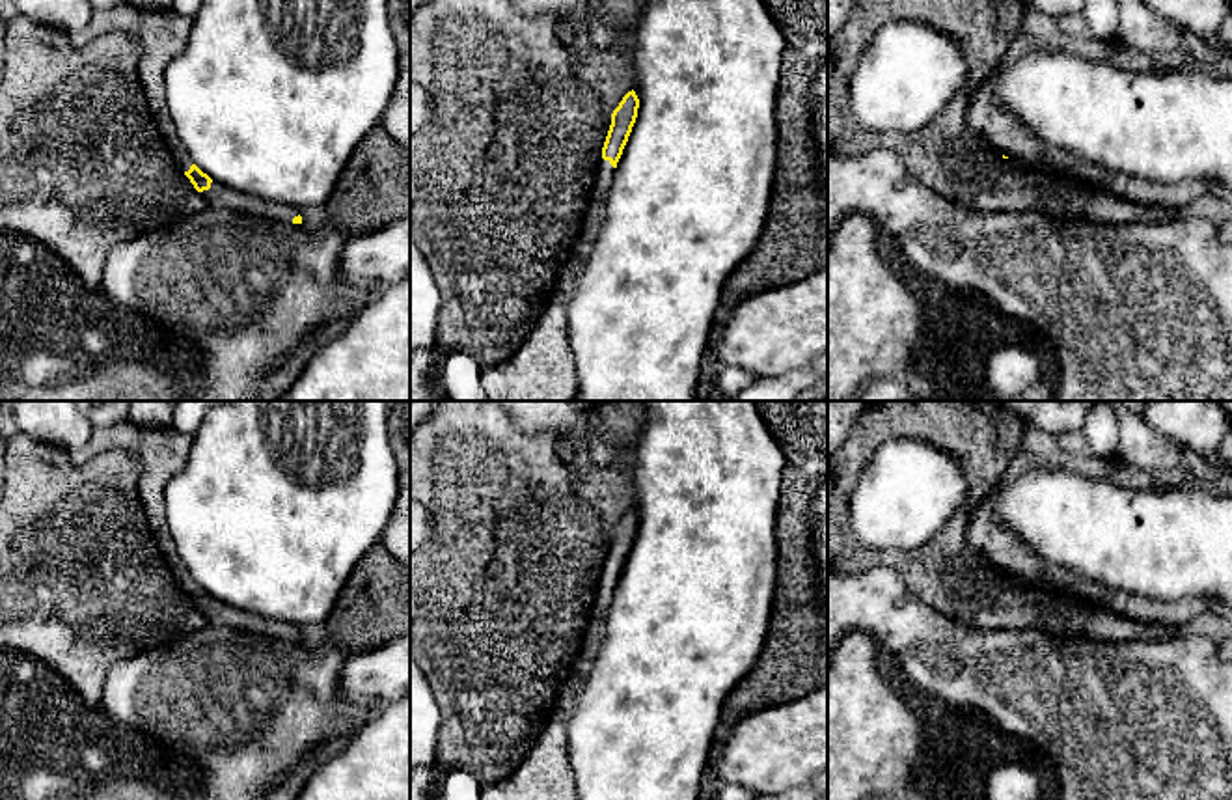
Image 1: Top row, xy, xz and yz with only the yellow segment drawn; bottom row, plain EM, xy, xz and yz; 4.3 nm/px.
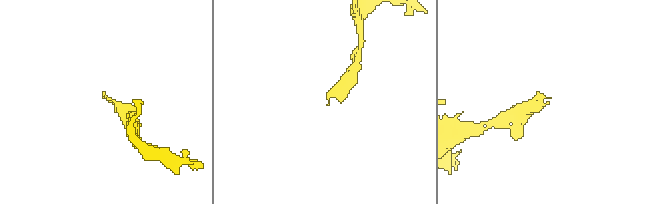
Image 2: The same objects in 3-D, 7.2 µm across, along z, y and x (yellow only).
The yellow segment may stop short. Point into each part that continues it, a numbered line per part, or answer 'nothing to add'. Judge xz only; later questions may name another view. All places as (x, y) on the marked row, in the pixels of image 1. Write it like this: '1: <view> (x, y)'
1: xz (543, 368)

